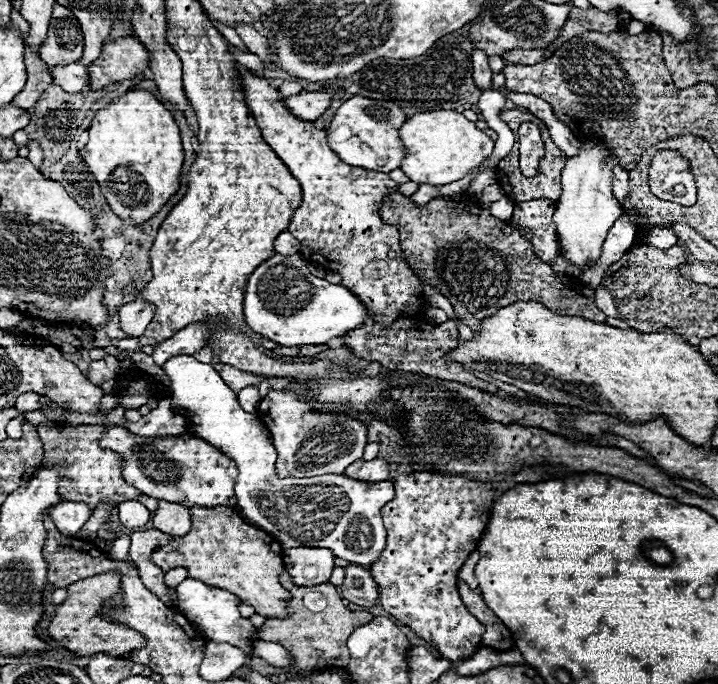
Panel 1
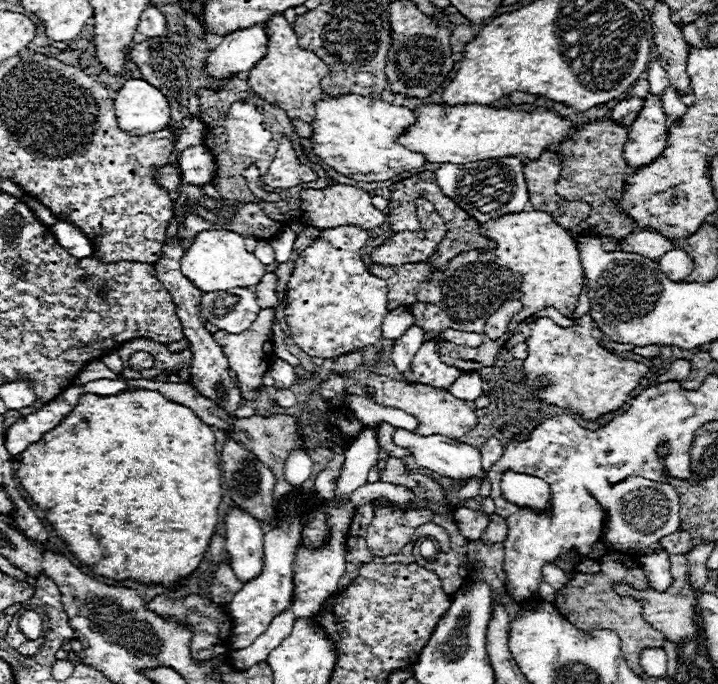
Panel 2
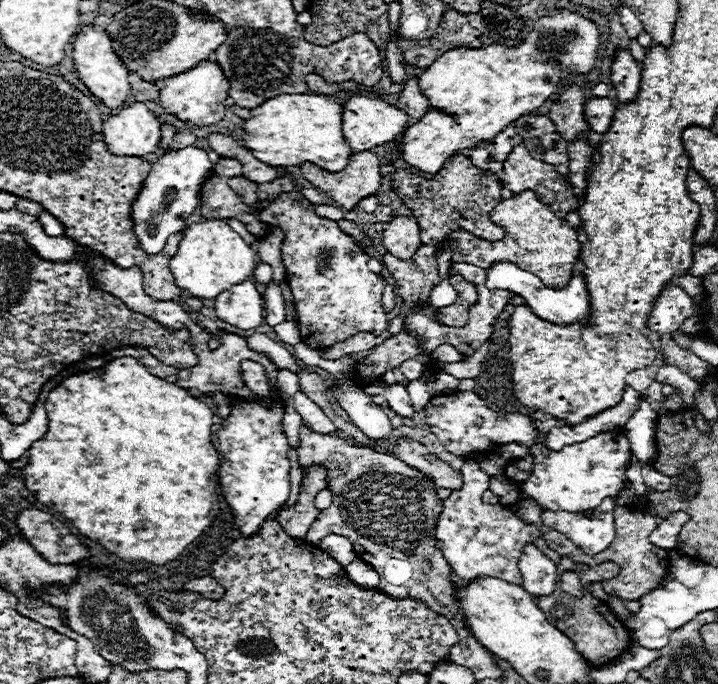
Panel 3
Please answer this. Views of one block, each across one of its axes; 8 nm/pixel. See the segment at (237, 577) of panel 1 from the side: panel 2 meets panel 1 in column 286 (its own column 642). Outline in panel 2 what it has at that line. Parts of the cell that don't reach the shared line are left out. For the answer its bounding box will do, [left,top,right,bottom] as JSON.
[616,554,700,644]

